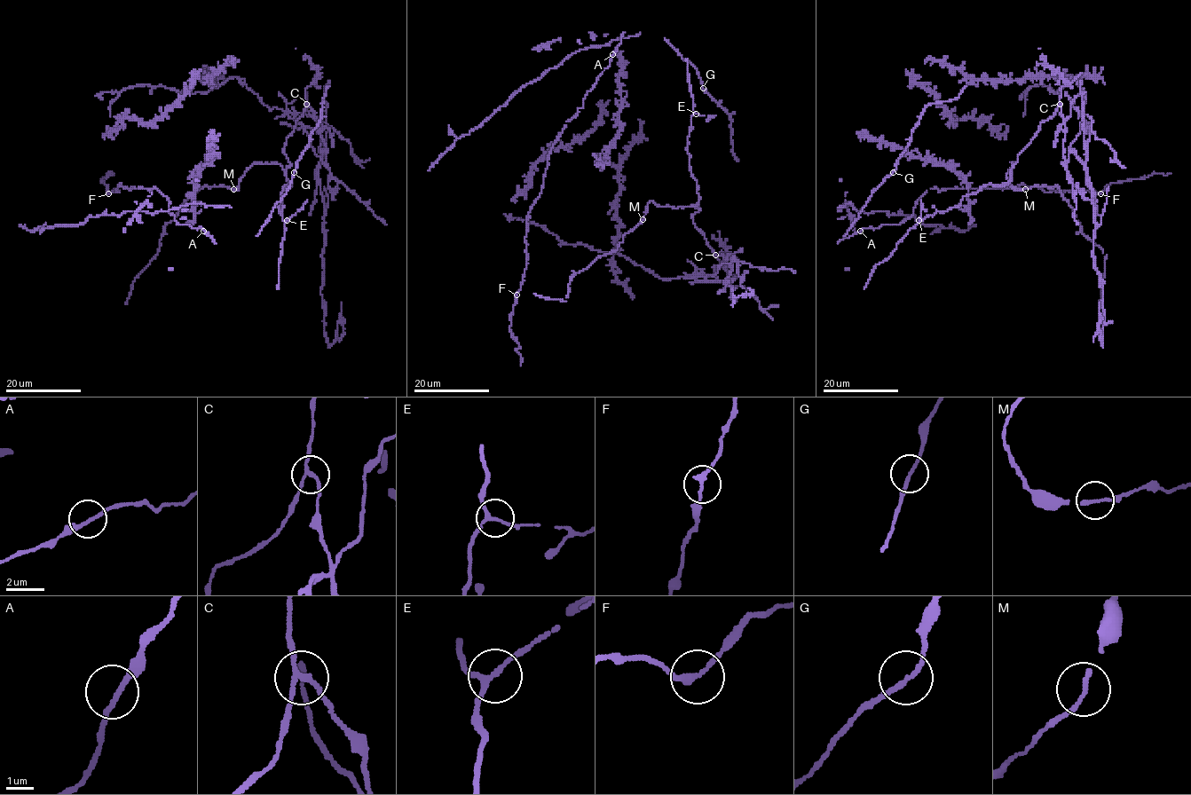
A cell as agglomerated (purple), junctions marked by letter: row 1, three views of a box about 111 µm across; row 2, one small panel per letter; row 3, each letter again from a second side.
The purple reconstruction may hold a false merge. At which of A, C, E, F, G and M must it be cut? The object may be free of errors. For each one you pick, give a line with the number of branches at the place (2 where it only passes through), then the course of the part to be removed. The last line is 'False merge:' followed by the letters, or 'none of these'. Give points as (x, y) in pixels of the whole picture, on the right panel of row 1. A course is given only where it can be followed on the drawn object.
C: 3 branches meet; foreign part runs (1060, 104), (1065, 163), (1083, 112), (1092, 122), (1085, 179), (1104, 325), (1102, 345), (1100, 319), (1093, 342)
False merge: C

